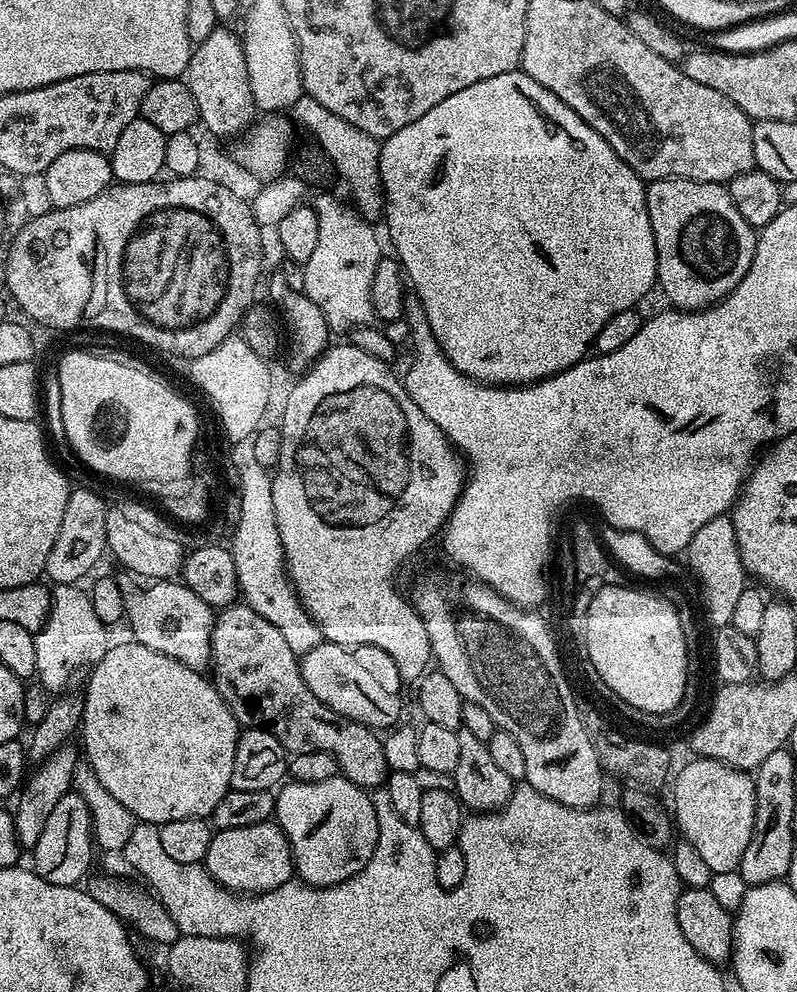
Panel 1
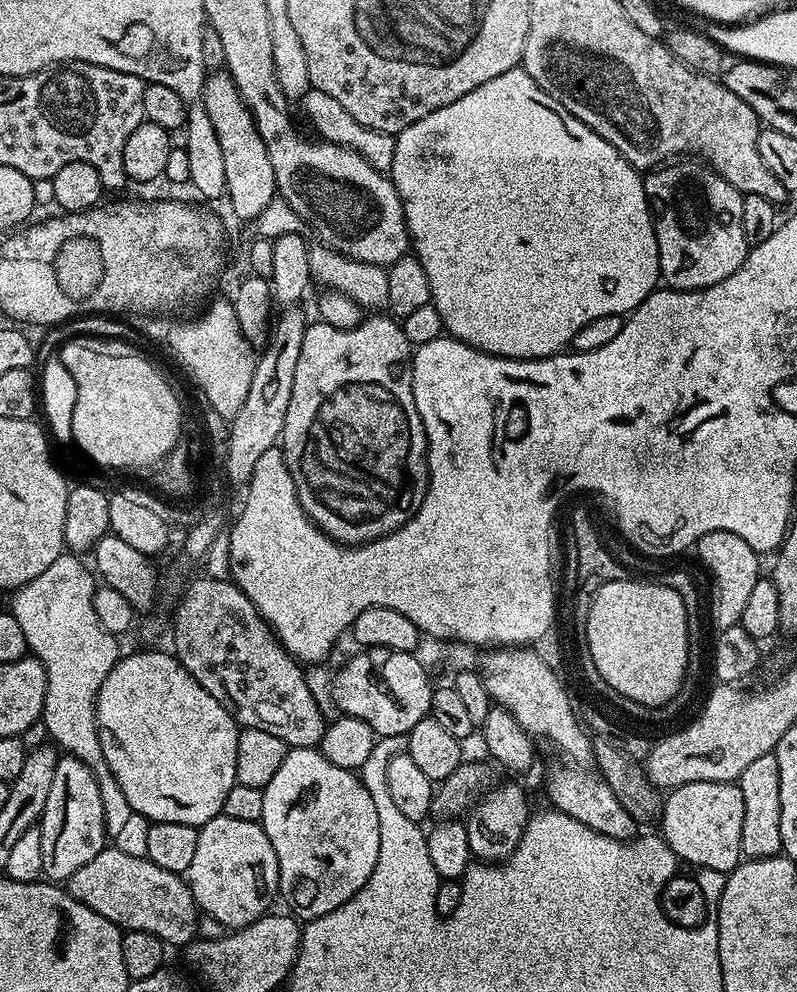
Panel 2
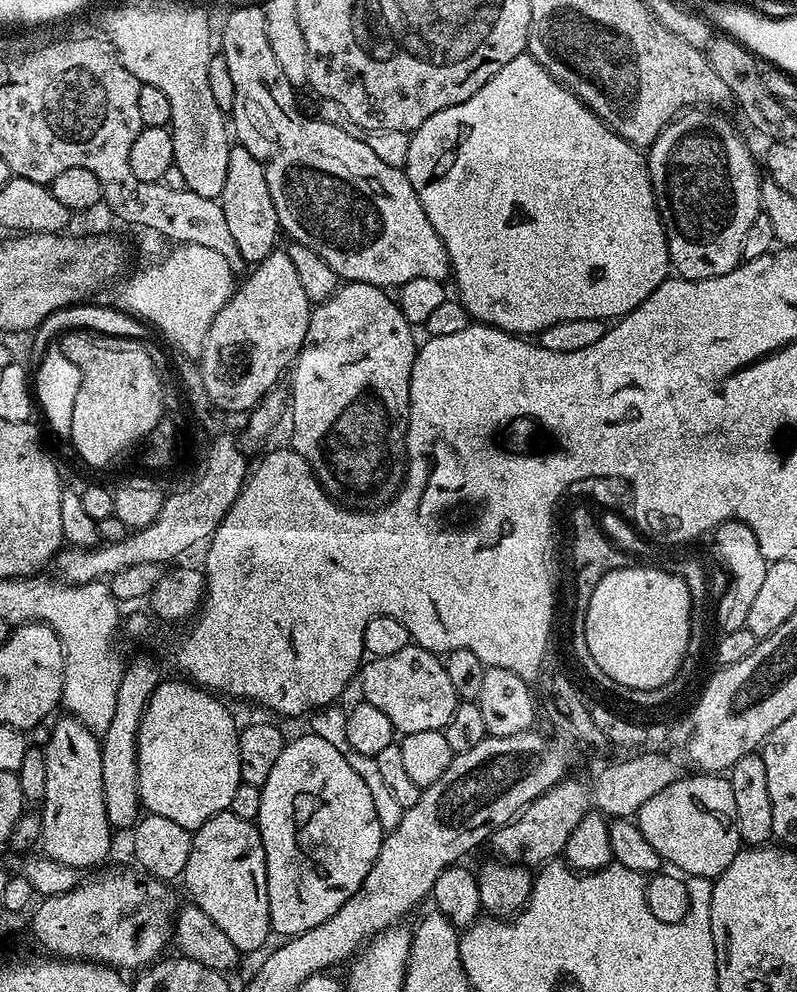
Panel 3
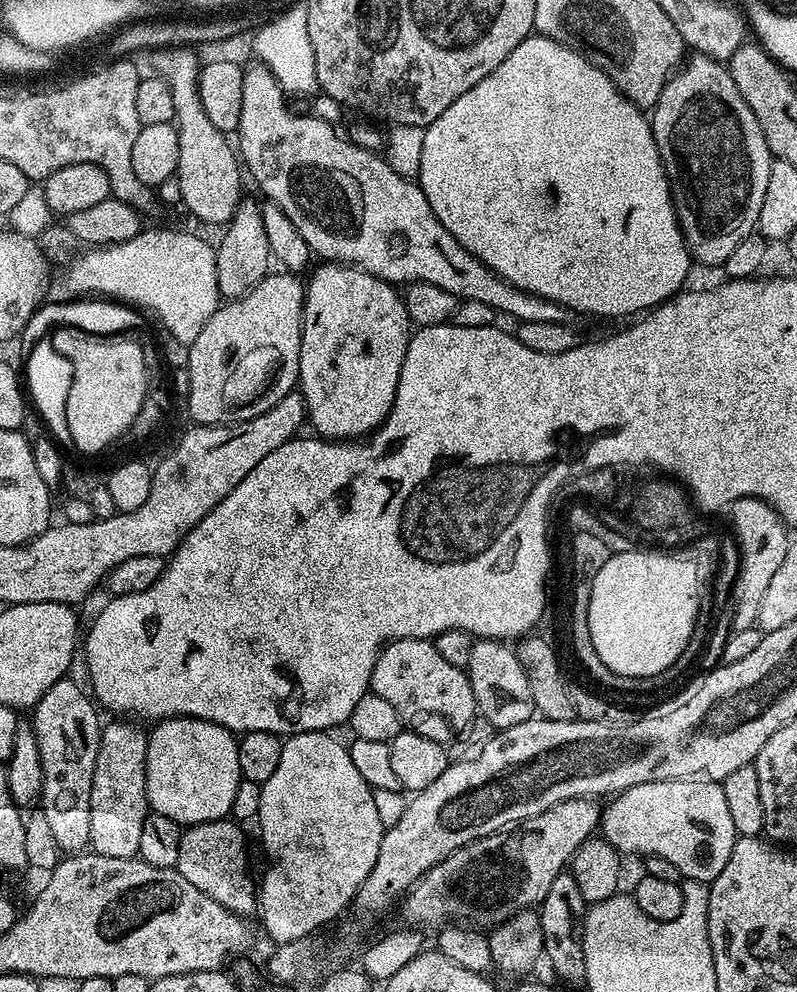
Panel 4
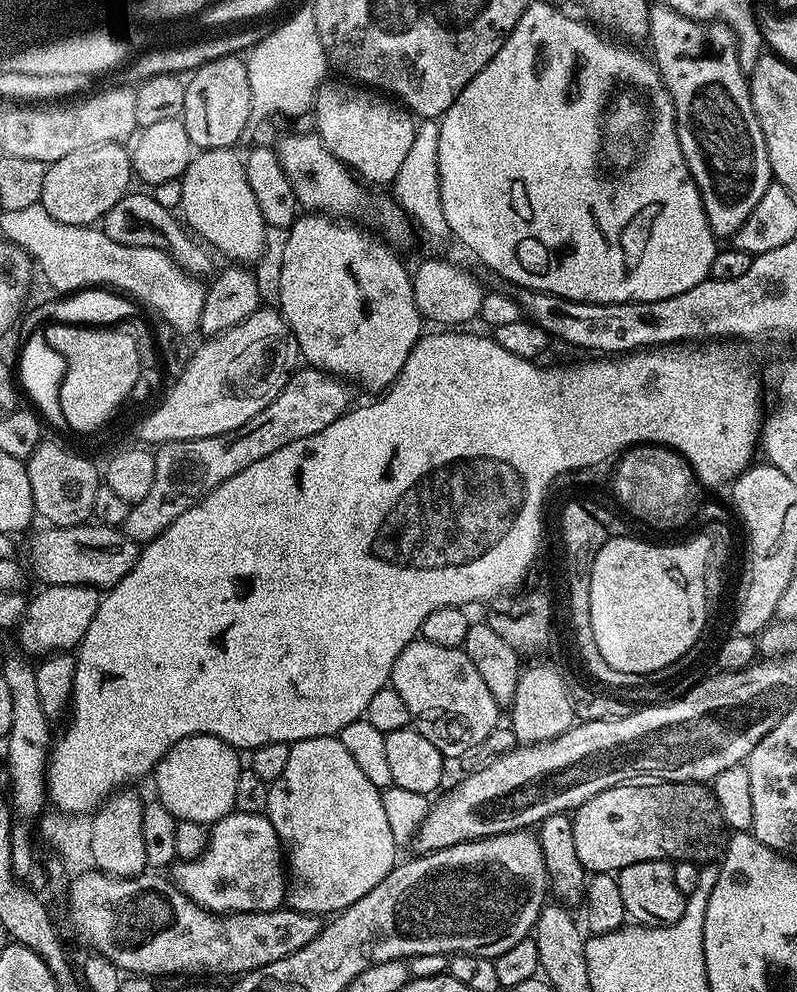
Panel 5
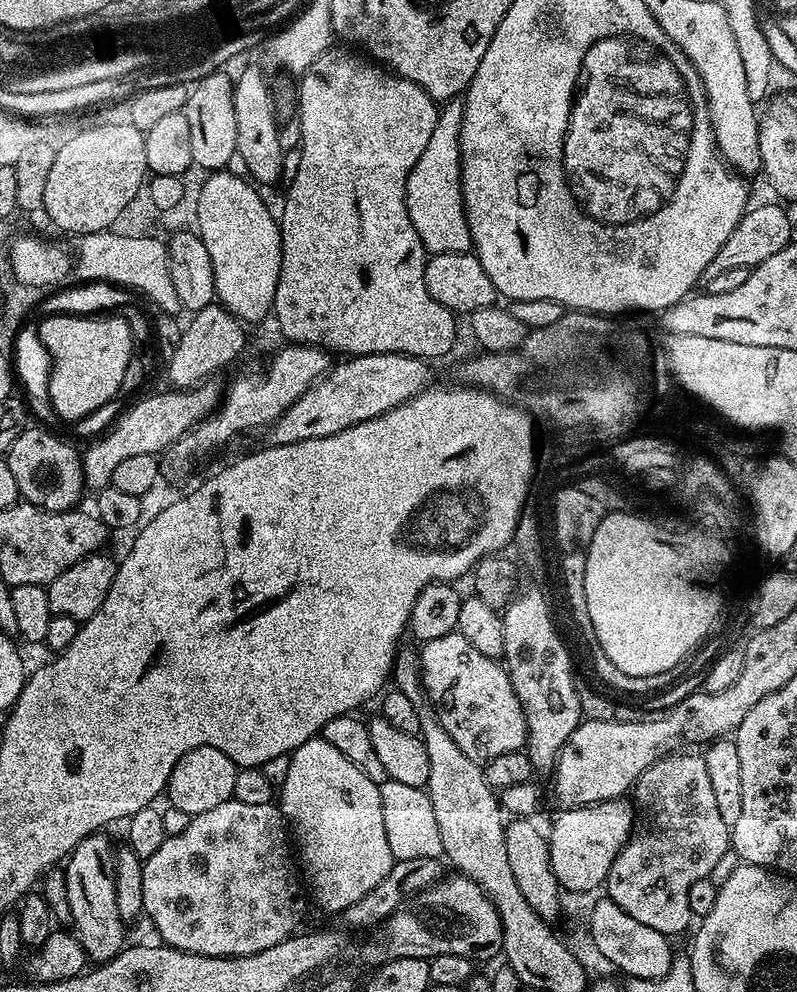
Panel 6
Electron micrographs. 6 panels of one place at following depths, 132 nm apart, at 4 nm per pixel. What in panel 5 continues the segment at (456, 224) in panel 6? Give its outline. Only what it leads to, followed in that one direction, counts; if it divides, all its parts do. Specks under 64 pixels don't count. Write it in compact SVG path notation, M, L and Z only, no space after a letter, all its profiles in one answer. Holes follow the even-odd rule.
M420 126L416 129L414 146L410 146L402 166L398 166L398 174L390 185L391 195L397 204L404 209L405 216L428 240L440 244L449 239L450 233L446 226L446 214L442 214L442 194L438 178L438 134L439 127Z

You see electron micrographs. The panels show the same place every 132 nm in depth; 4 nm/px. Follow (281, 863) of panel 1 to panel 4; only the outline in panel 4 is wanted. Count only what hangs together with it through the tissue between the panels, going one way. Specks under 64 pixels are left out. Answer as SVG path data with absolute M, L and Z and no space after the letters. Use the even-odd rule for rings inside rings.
M231 818L211 820L205 824L193 824L180 833L176 871L202 894L210 894L214 902L226 906L234 914L251 917L258 908L258 888L252 884L252 872L248 869L248 840L239 823Z

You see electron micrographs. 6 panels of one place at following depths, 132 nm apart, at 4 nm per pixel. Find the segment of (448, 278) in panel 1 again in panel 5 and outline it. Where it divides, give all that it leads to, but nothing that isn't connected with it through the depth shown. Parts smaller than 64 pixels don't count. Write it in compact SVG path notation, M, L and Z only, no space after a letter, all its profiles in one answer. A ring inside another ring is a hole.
M529 3L527 10L522 14L522 18L518 18L518 26L514 26L514 30L506 38L502 50L498 50L498 54L494 54L494 58L490 58L490 62L484 67L485 70L490 70L492 74L498 74L500 78L526 78L528 82L556 84L564 102L568 104L568 116L564 114L554 92L510 92L508 88L502 88L494 78L478 78L475 76L464 87L462 94L458 94L458 98L454 98L450 110L446 110L444 115L439 117L438 178L440 179L440 193L442 194L442 214L446 214L446 226L449 233L453 237L457 236L490 271L497 272L502 279L509 280L512 286L516 288L529 288L535 292L558 294L562 298L570 298L578 302L590 302L591 304L658 302L662 298L674 298L674 294L686 294L686 290L690 290L701 284L703 280L709 279L710 262L714 262L718 251L718 237L713 234L710 222L706 218L706 210L702 206L700 191L686 166L686 158L682 154L682 146L678 142L676 111L674 110L672 96L668 92L668 87L664 85L664 80L660 76L660 69L655 67L653 61L645 53L644 57L642 53L635 52L632 49L635 47L629 46L627 43L615 44L614 41L607 40L603 36L603 34L605 35L603 31L597 30L591 23L585 22L583 19L580 20L567 16L562 9L555 8L552 4ZM592 64L594 64L594 68L592 68L592 94L590 94L588 92L588 78L590 78L590 66ZM624 96L628 98L630 106L640 108L642 120L630 132L616 134L610 130L610 118L612 118L616 102ZM580 104L582 104L582 110L586 114L584 124L580 124L580 118L582 118ZM576 138L580 144L594 144L594 146L576 146L576 156L574 156ZM610 168L624 168L624 170L620 170L624 174L620 174L622 178L618 180L622 190L616 190L616 184L602 184L600 182L600 180L610 180L610 176L614 176L614 174L610 174L612 172ZM630 176L640 176L640 180L632 182L632 184L628 184L628 182L622 184L622 180L630 180Z

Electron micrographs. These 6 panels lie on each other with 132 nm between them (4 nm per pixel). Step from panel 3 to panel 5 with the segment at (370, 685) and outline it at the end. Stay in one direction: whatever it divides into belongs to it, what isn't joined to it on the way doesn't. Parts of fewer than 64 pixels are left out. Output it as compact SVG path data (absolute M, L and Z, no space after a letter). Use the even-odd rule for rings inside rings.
M419 638L411 640L394 662L390 686L398 690L398 695L406 701L406 710L410 710L416 731L422 734L422 738L430 738L430 742L434 742L434 746L438 746L438 750L446 758L464 756L467 752L475 753L490 730L501 723L501 704L494 702L486 682L482 682L478 669L474 662L470 662L463 648L434 646L434 642Z

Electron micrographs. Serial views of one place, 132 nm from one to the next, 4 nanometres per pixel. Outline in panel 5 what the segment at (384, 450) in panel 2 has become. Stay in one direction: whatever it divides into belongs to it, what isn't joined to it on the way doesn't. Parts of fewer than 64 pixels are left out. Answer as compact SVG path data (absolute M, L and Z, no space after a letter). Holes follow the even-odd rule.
M323 214L297 215L291 228L287 229L288 241L285 242L284 253L280 256L280 277L276 280L276 292L280 295L278 311L288 324L288 331L292 333L292 337L298 342L301 357L311 367L318 369L320 372L327 372L329 376L341 377L353 385L361 384L366 391L376 392L372 394L380 394L396 381L402 366L406 366L406 358L410 358L410 350L414 350L414 346L422 335L422 329L420 329L422 317L414 302L412 272L400 261L399 254L392 249L395 247L391 243L385 242L379 235L376 235L377 237L371 236L370 233L363 232L362 229L355 228L352 224L355 223L341 222L339 219Z

